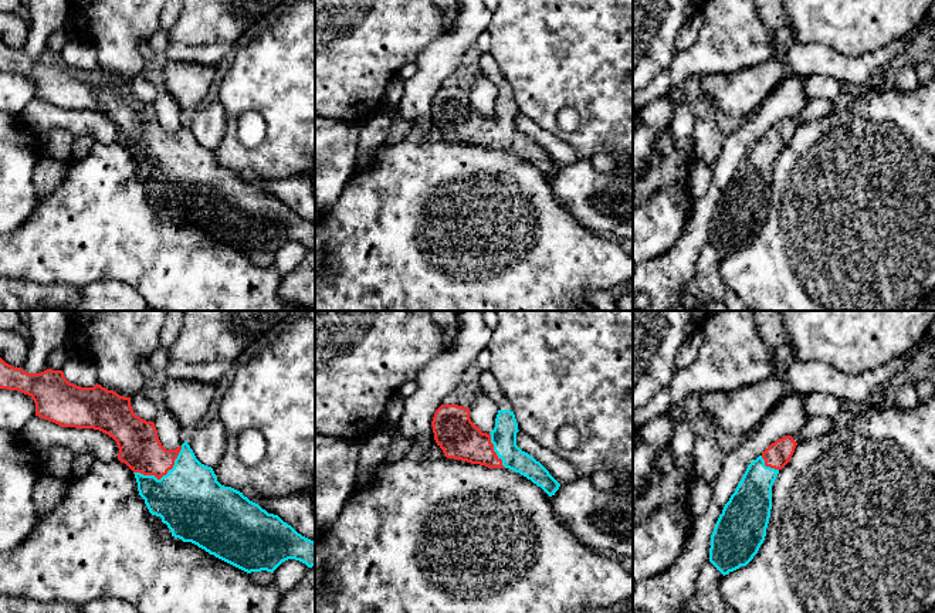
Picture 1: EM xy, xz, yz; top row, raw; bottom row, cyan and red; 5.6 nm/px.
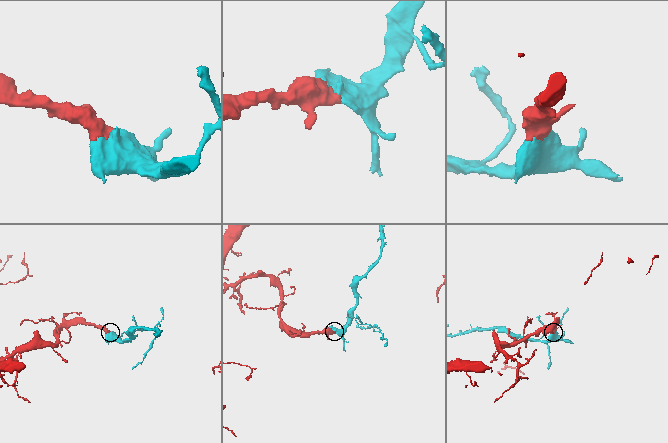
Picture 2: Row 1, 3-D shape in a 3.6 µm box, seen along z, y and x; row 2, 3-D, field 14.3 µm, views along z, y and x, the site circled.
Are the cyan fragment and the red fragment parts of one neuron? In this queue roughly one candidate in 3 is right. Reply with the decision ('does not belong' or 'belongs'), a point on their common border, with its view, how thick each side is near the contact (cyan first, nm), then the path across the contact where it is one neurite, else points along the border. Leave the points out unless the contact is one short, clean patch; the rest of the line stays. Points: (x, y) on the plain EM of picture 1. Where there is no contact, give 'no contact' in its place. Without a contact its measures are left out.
belongs; contact xy (163, 158); calibres 380 and 240 nm

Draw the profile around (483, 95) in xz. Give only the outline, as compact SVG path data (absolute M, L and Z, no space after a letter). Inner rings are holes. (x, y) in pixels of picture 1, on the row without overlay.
M487 74L478 77L470 89L471 104L481 111L482 115L489 116L495 109L498 89L495 81Z

